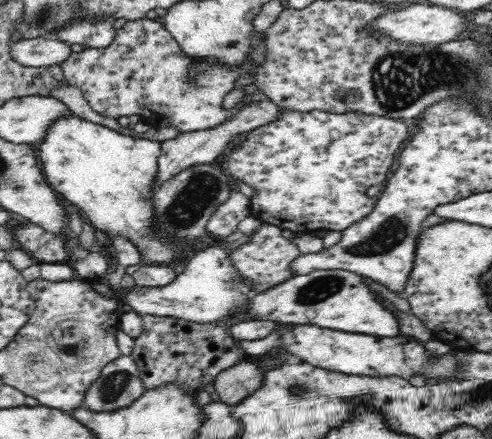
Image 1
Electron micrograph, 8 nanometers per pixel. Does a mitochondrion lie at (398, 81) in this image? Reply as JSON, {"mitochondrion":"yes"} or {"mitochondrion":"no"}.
{"mitochondrion":"yes"}

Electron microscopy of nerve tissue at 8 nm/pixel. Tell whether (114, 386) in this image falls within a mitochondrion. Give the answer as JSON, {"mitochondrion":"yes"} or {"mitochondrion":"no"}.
{"mitochondrion":"yes"}

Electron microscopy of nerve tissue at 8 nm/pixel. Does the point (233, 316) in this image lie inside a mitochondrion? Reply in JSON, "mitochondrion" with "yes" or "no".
{"mitochondrion":"no"}

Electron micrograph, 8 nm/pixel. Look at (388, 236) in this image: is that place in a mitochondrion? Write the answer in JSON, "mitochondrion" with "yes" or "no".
{"mitochondrion":"yes"}

